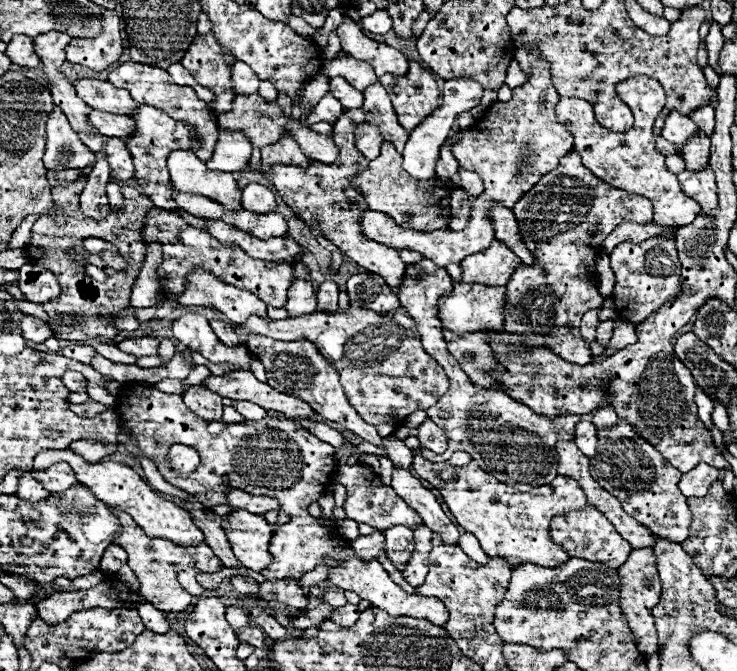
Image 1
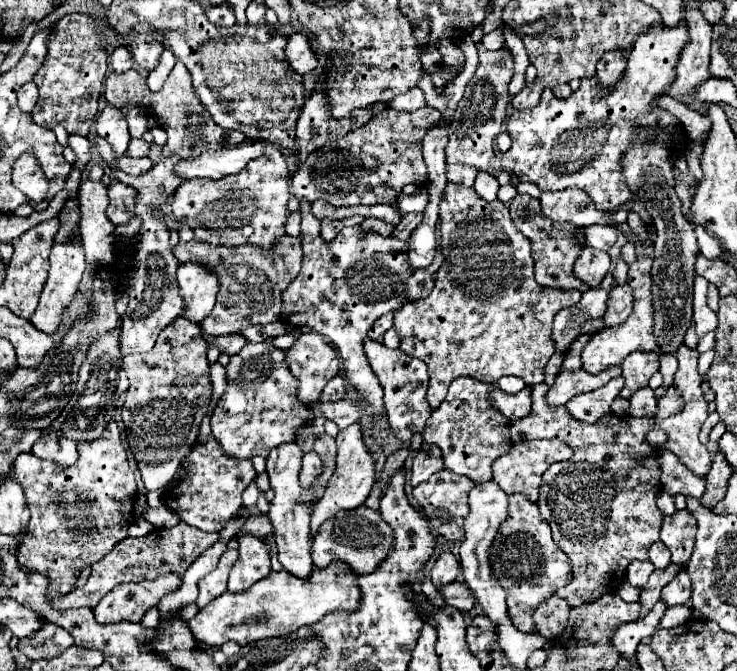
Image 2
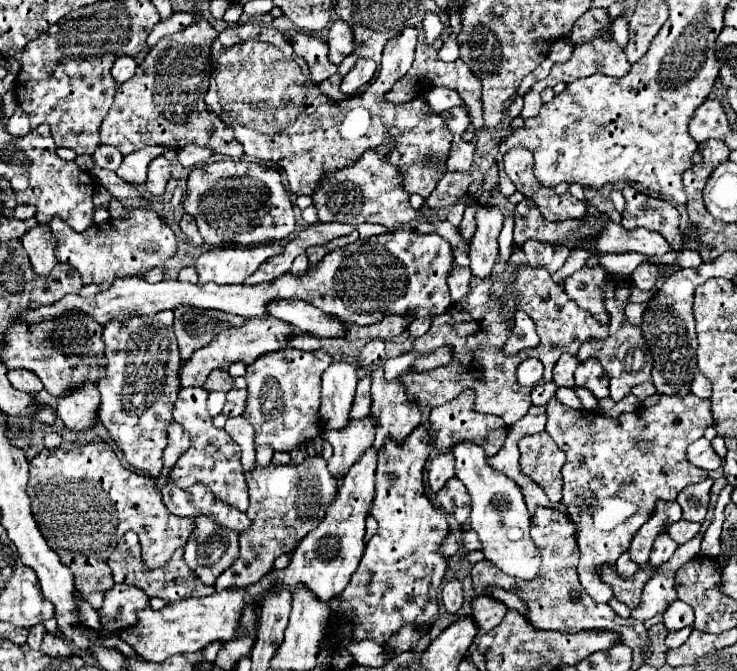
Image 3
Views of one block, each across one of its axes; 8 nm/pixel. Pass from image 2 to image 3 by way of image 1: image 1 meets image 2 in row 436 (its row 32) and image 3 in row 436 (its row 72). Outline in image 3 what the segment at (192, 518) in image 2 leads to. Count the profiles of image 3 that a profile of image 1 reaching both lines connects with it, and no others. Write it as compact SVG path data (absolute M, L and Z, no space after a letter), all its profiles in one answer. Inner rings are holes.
M182 388L178 394L174 406L174 422L184 426L184 430L190 434L192 446L184 456L180 456L180 460L174 466L174 484L186 488L194 482L202 482L210 486L210 490L218 500L244 512L248 508L248 490L240 464L240 446L230 438L226 430L220 430L212 424L212 416L208 414L206 400L208 400L208 392L202 388Z

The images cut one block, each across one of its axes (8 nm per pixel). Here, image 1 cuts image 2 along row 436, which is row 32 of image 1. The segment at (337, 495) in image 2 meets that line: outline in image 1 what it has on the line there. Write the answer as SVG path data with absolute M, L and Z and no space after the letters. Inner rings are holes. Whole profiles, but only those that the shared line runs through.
M346 16L346 20L338 26L336 32L342 42L342 50L358 60L368 62L376 70L376 76L382 76L386 72L404 76L408 72L408 62L402 52L364 36L360 26L352 18Z

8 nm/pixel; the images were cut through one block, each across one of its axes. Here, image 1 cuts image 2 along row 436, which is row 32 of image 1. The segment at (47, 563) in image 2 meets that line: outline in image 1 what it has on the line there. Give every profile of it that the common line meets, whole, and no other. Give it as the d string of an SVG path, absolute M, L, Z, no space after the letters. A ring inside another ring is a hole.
M114 10L102 12L102 30L94 38L72 40L66 48L66 60L72 64L88 66L94 72L102 72L122 56L122 36L118 28L118 16Z

